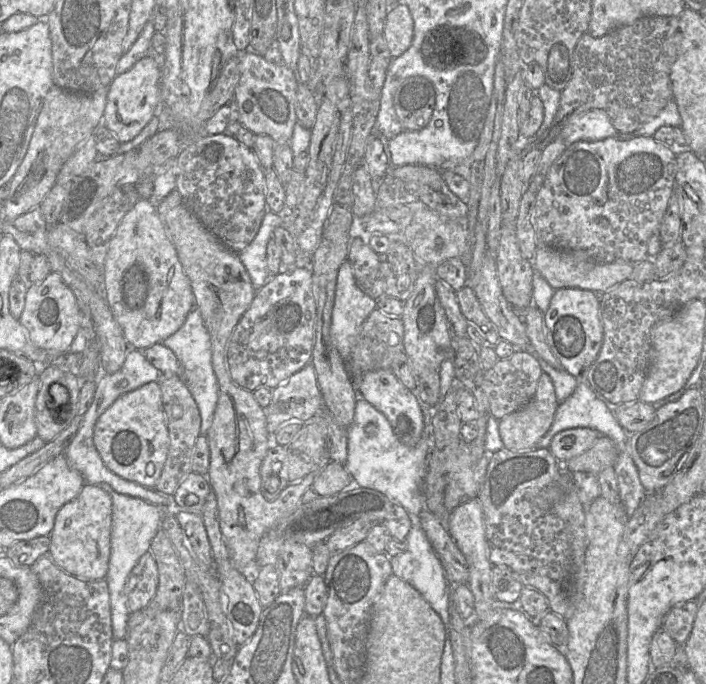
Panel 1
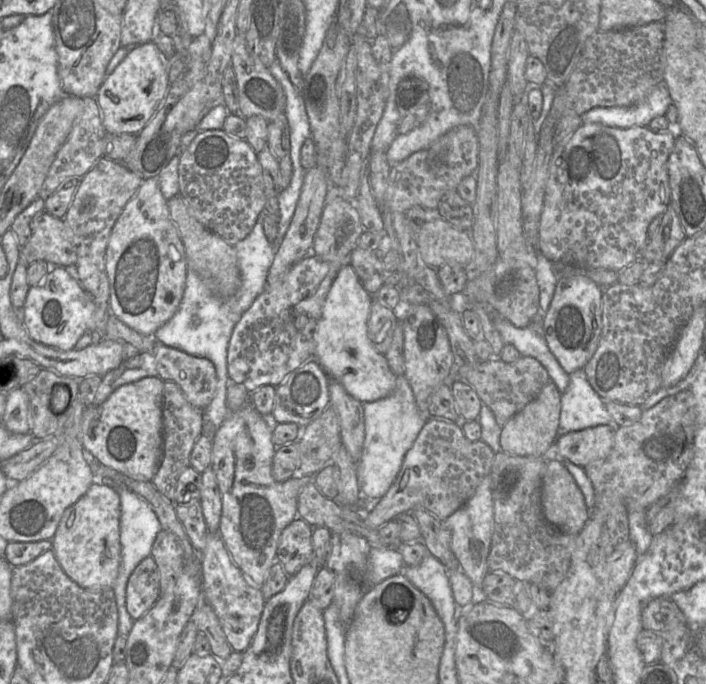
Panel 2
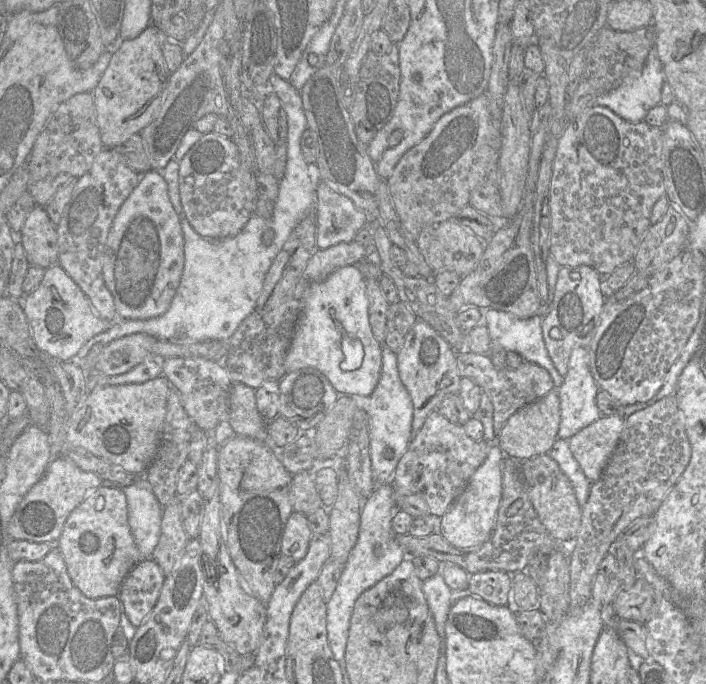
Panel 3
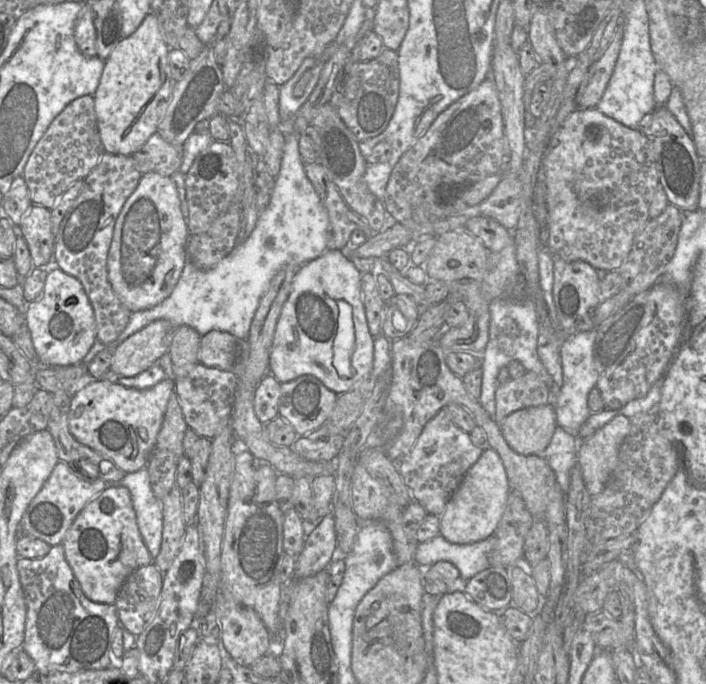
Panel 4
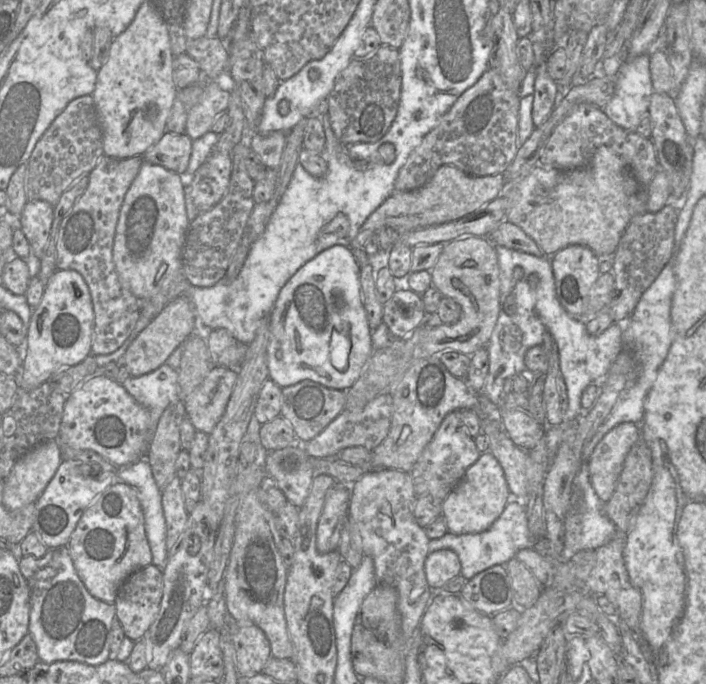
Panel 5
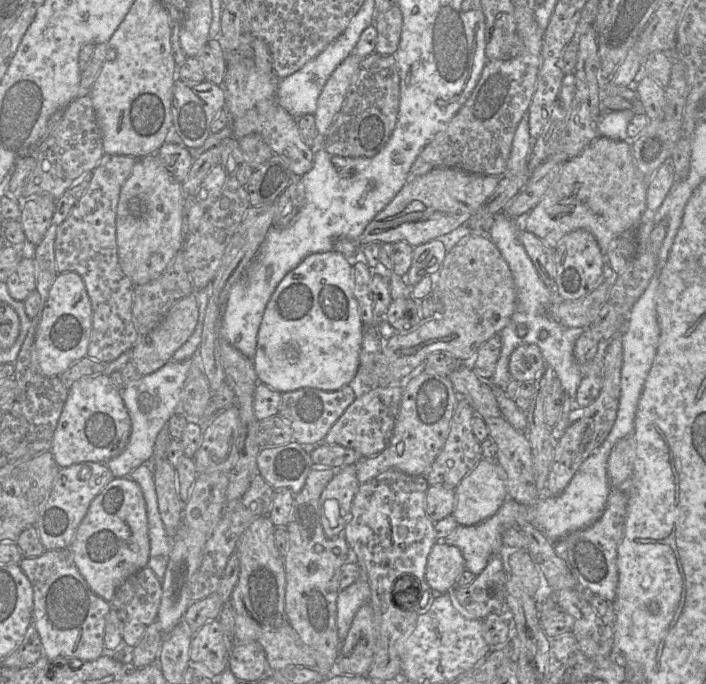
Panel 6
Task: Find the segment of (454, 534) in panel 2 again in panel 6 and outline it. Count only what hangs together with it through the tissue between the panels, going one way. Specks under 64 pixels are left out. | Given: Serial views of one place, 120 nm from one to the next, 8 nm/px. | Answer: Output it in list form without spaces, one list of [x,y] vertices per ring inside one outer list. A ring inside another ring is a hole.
[[[482,458],[455,488],[452,516],[460,526],[476,525],[495,515],[508,498],[504,470],[495,461]]]

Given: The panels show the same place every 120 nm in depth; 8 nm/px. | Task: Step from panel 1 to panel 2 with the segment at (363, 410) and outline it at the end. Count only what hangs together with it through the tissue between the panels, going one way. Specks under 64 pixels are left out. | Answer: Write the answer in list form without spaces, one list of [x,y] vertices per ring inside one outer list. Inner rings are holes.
[[[404,375],[396,376],[395,389],[389,396],[362,404],[364,409],[365,438],[361,457],[356,465],[357,477],[360,491],[364,496],[363,501],[377,501],[387,493],[393,484],[399,473],[405,454],[412,447],[426,421],[432,416],[428,414],[428,409],[427,412],[419,410],[413,391]]]

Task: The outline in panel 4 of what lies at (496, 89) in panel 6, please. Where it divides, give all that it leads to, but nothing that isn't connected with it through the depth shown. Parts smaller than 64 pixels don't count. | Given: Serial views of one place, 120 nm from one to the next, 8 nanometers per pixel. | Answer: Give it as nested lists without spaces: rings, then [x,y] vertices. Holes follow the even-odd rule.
[[[488,76],[477,88],[452,103],[438,115],[427,132],[412,146],[393,168],[383,199],[390,217],[409,230],[421,229],[427,223],[466,214],[481,215],[477,207],[469,207],[459,198],[466,187],[497,173],[503,173],[510,151],[504,133],[501,105],[494,81]]]

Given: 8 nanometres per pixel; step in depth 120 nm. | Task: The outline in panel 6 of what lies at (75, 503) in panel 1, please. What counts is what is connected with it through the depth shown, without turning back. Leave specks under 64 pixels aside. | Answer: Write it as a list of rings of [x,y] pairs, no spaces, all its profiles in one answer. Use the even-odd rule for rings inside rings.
[[[130,477],[113,478],[91,502],[69,548],[91,591],[110,603],[117,588],[149,560],[147,510],[139,485]]]

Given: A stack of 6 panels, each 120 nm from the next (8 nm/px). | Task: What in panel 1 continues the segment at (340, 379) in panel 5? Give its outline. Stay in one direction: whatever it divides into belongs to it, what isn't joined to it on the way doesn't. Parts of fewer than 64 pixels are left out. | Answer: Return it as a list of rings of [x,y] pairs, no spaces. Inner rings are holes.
[[[345,260],[338,272],[330,328],[332,342],[345,364],[363,322],[376,308],[376,300],[358,286],[350,262]],[[379,369],[365,373],[358,388],[358,396],[385,415],[402,444],[408,447],[417,445],[424,430],[424,416],[418,397],[415,392],[402,384],[391,369]]]

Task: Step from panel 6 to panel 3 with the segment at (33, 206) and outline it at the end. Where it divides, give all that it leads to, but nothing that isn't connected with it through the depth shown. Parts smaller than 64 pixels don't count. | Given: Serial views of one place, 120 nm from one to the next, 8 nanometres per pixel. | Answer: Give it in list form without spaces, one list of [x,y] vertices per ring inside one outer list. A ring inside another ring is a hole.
[[[36,205],[27,216],[20,232],[30,266],[47,269],[58,264],[57,226],[50,220],[45,207]]]

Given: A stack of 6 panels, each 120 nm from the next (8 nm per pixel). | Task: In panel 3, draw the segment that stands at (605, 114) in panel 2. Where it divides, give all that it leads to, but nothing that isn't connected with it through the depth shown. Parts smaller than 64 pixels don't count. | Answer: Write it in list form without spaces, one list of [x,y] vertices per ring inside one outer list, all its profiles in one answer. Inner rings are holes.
[[[653,47],[637,78],[627,79],[619,87],[598,95],[596,106],[610,109],[630,123],[639,123],[654,107],[660,105],[665,75],[657,51]]]

